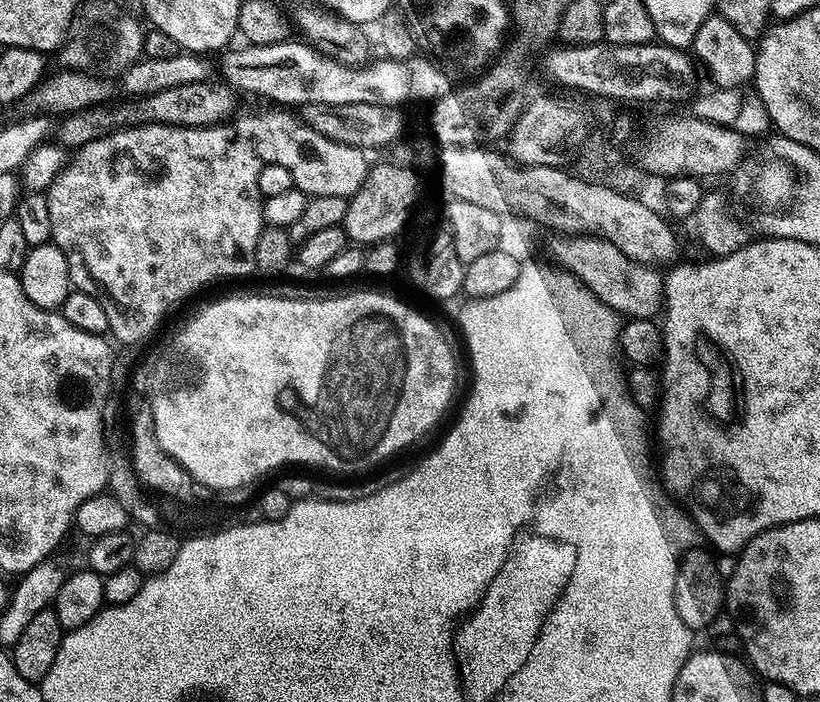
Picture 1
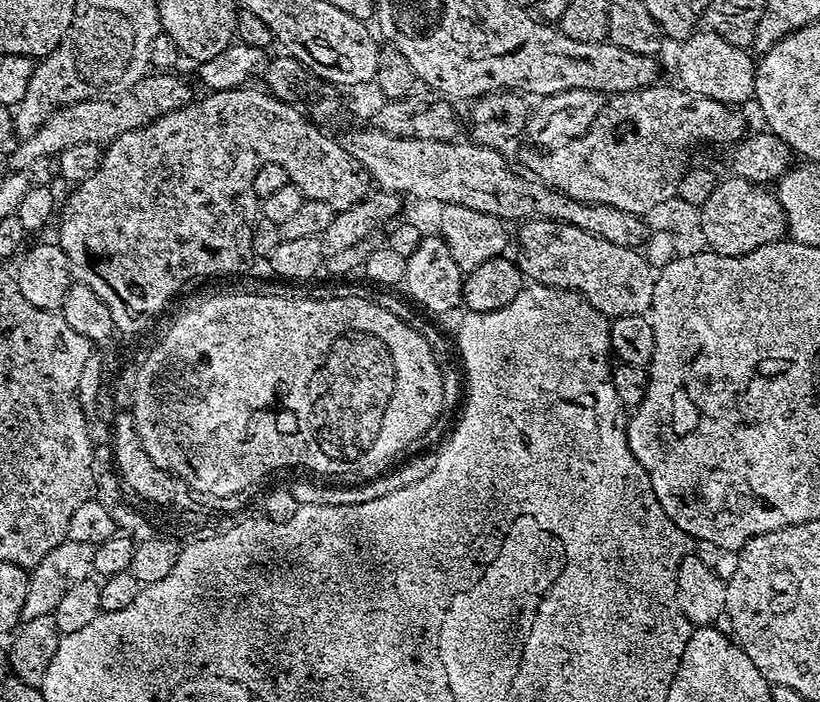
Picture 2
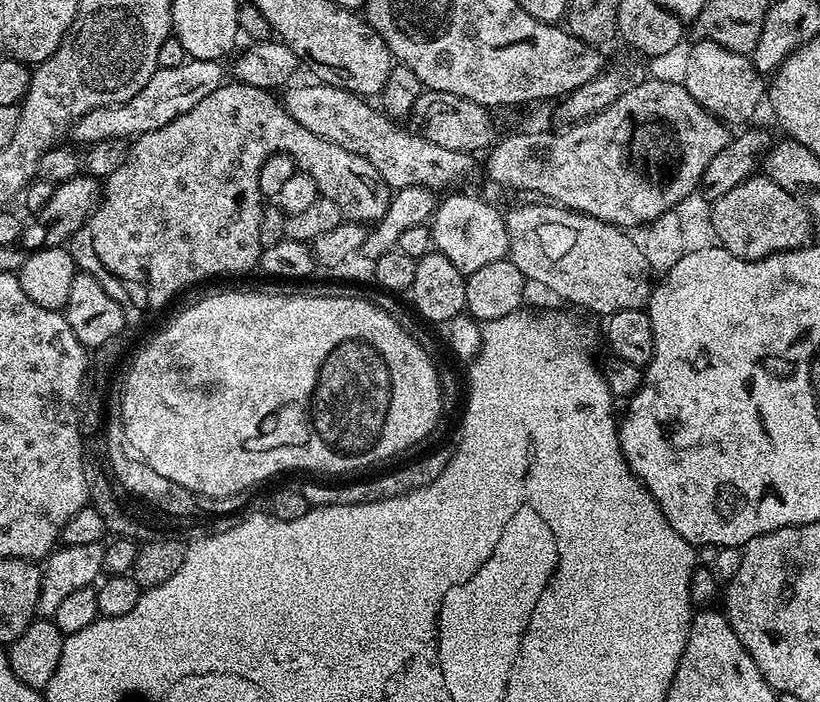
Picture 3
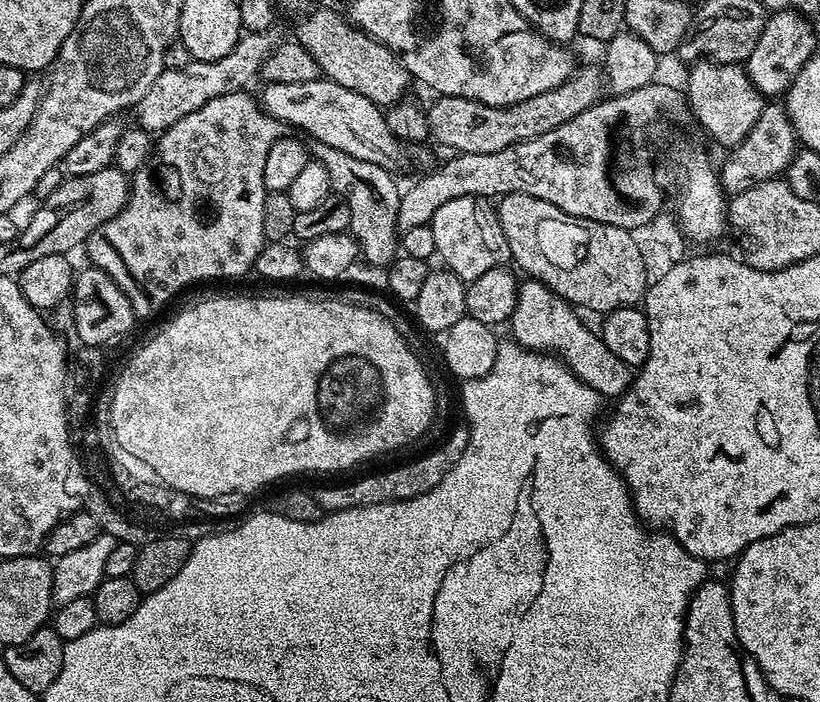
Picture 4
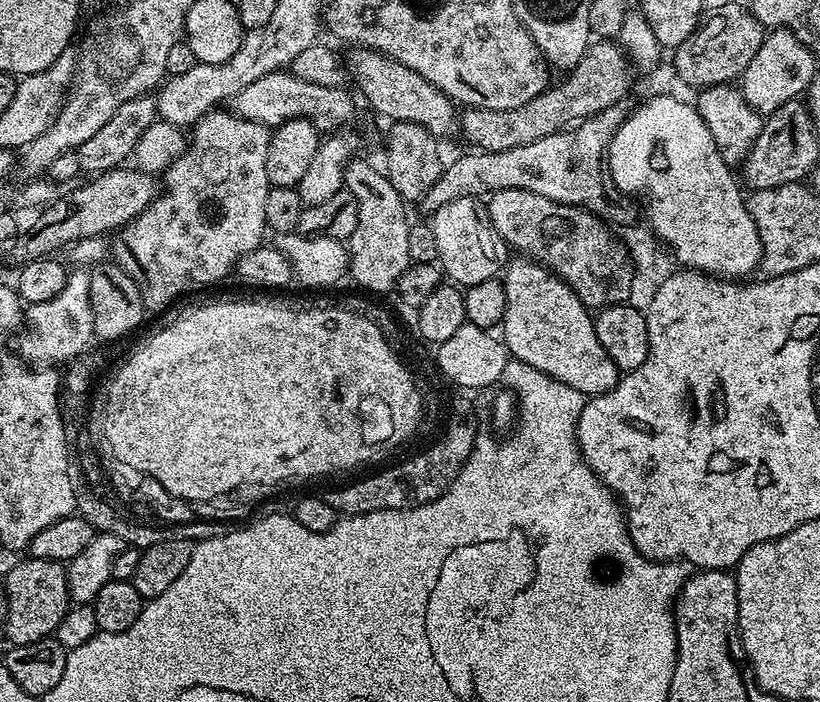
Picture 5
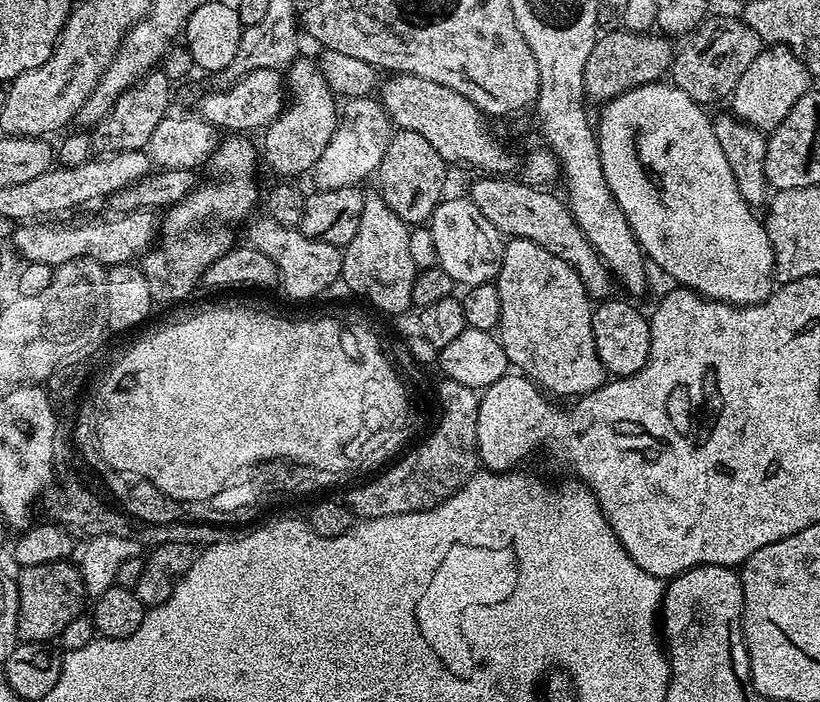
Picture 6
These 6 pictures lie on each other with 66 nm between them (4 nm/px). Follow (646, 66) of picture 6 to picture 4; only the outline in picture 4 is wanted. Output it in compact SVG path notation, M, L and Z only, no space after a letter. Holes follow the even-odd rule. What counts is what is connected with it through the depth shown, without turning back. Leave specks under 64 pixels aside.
M581 67L565 84L554 90L546 90L546 94L534 94L534 98L526 98L526 102L518 102L510 106L490 106L470 98L437 95L432 105L427 105L428 131L431 139L453 148L459 154L494 154L498 150L506 150L506 146L514 146L518 142L526 142L530 138L538 138L542 134L550 134L558 126L570 122L570 118L578 118L582 110L594 106L601 99L602 72L599 67Z

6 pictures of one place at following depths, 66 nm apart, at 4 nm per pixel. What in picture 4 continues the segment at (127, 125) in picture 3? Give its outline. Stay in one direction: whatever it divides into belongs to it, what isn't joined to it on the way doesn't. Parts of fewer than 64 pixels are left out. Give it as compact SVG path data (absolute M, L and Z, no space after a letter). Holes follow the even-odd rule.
M249 32L241 35L240 41L226 54L226 58L217 60L193 60L191 64L182 66L182 70L170 70L165 68L158 78L154 78L154 86L146 90L146 94L140 99L134 109L135 123L141 128L153 134L165 132L178 118L186 118L186 114L194 114L198 106L206 106L210 98L218 98L222 94L230 94L247 89L248 83L254 81L260 75L260 68L266 62L266 58L272 55L272 50L278 44L277 33Z

